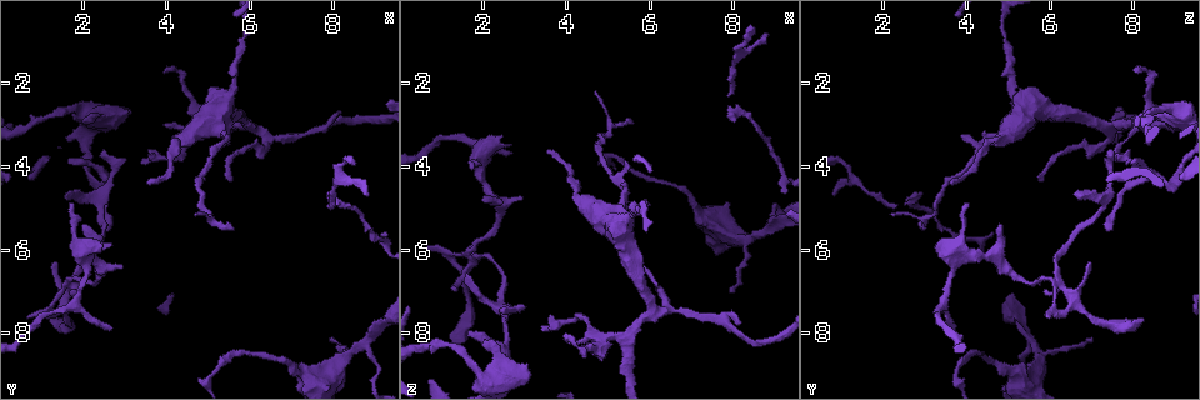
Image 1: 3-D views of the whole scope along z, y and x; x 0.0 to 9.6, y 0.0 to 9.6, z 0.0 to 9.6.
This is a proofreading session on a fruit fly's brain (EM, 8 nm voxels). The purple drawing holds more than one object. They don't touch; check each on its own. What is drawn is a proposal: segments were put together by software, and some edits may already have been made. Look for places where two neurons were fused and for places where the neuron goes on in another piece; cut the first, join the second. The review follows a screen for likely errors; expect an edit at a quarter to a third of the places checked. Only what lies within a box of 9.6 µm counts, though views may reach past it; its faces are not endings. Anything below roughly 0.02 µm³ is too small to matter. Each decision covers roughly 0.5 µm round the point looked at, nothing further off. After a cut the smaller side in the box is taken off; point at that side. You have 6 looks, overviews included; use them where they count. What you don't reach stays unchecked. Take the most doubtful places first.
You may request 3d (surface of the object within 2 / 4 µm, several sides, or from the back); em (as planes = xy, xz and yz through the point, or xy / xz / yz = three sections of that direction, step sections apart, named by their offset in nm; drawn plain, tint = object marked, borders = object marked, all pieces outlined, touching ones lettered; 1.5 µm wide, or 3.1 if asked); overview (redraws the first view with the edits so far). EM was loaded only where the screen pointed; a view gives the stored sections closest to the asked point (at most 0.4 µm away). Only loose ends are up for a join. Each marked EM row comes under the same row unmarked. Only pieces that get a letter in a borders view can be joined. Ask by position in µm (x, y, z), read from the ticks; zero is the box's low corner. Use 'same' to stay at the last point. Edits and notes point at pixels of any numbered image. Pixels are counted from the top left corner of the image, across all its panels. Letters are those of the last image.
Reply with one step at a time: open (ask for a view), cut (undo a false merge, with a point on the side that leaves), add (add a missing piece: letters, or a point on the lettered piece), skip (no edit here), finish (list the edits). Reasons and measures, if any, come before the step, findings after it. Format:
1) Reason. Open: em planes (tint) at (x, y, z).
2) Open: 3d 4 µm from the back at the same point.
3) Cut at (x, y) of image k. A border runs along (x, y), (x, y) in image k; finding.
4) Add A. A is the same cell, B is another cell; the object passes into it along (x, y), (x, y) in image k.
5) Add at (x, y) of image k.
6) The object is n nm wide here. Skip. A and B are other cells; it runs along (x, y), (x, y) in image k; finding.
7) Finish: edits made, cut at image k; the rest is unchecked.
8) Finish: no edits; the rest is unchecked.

An open end. Open: 3d 2 µm from the back at (3.90, 3.00, 8.10).

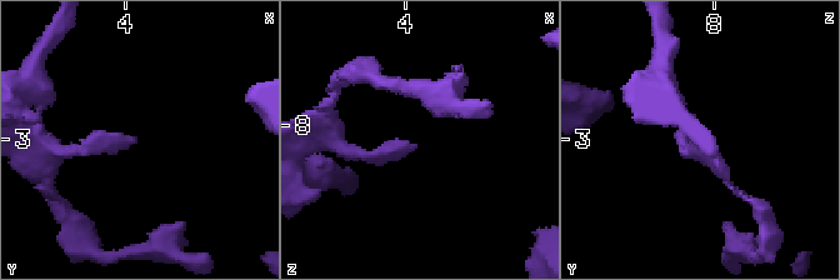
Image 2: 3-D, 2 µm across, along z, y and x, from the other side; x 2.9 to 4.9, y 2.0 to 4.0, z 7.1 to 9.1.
Open: em yz step 8 (borders) at (3.92, 3.00, 8.14).

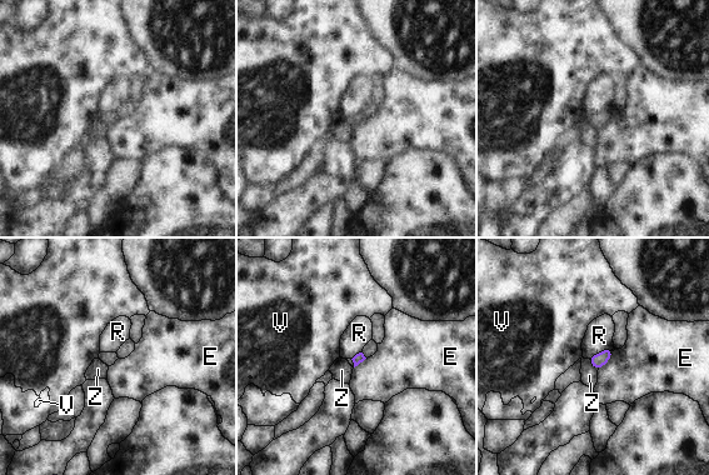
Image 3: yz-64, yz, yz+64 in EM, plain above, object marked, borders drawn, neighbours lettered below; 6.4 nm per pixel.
Open: em planes (borders) at the same point.

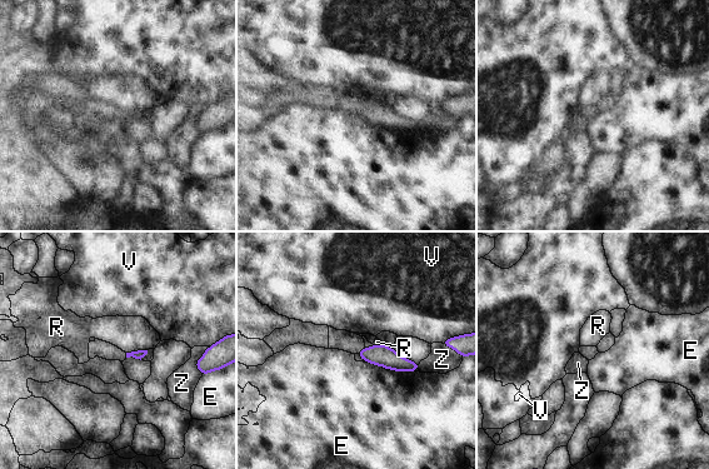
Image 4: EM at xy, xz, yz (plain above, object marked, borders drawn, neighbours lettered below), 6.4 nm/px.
Skip. E, R, V and Z are other cells; it runs along (360, 353), (415, 367) in image 4; no lettered piece goes on from it.

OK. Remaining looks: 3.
Four arms meet. Open: 3d 4 µm at (5.40, 2.35, 5.35).

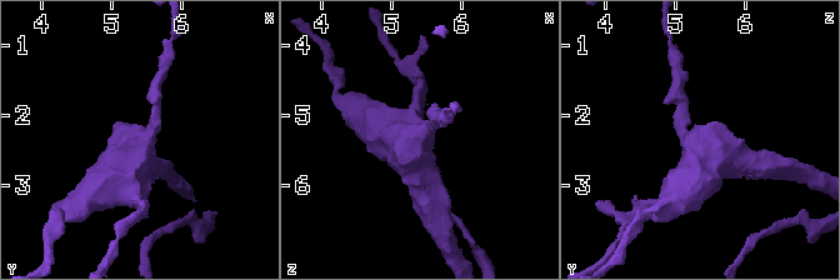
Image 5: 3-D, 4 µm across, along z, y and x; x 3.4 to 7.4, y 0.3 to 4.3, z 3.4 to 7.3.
4 arms meet here; need the tissue. Open: em planes (borders) at (5.40, 2.40, 5.35).

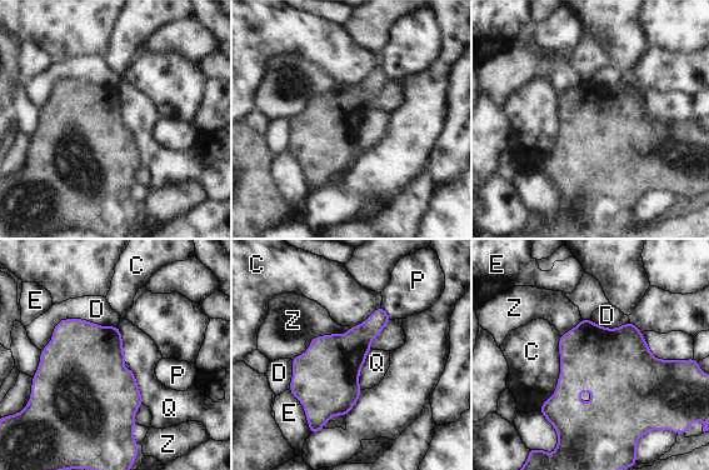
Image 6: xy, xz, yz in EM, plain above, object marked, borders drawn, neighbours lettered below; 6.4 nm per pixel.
The object is 280 nm wide here. Skip. C, D, E, P, Q and Z are other cells; a border runs along (370, 348), (360, 370), (362, 389) in image 6; one neuron here.

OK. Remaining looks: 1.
Finish: no edits; the rest is unchecked.

